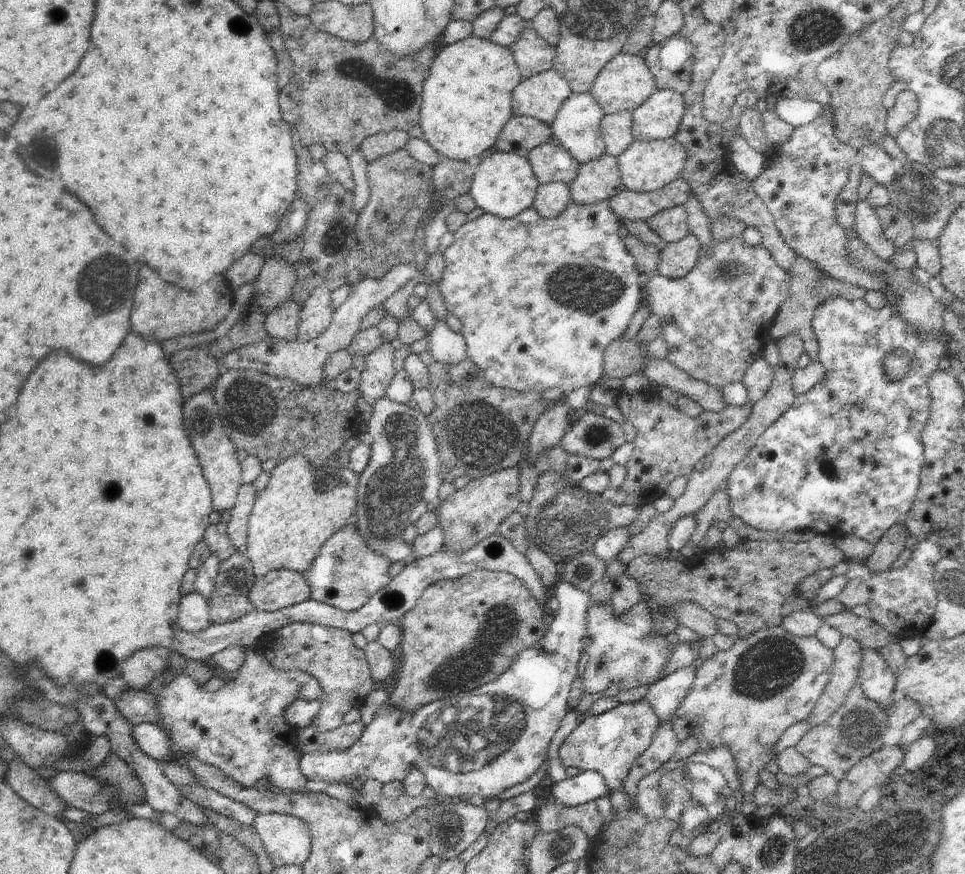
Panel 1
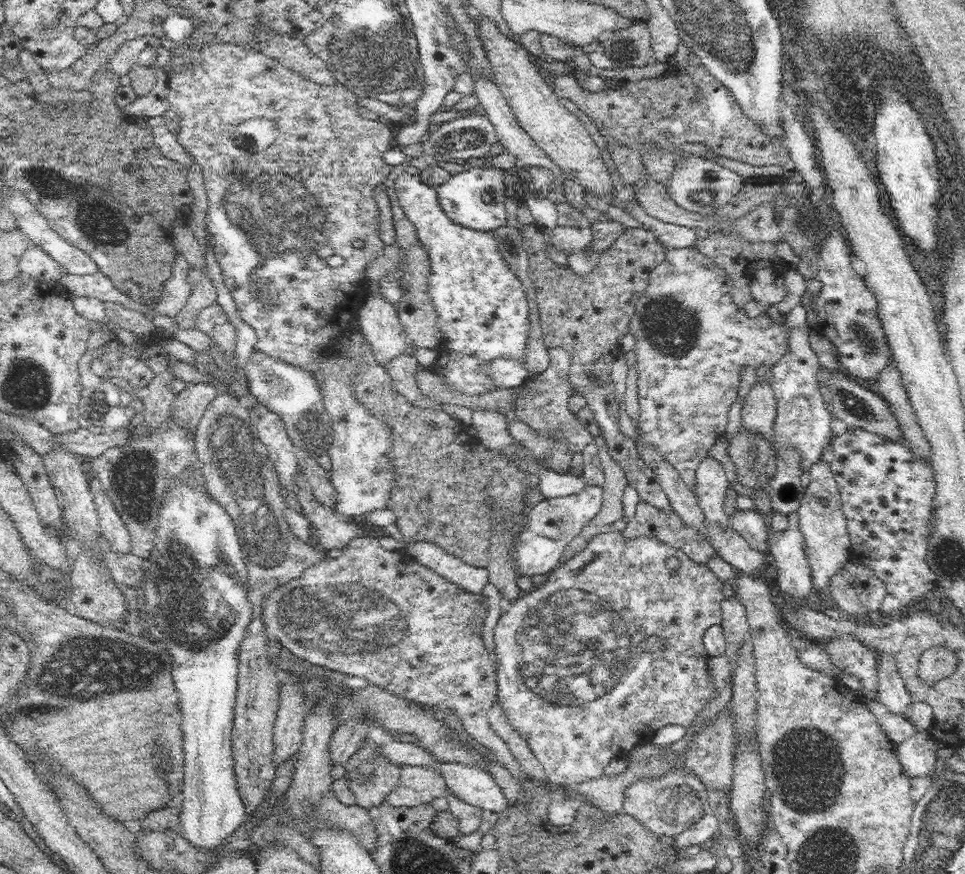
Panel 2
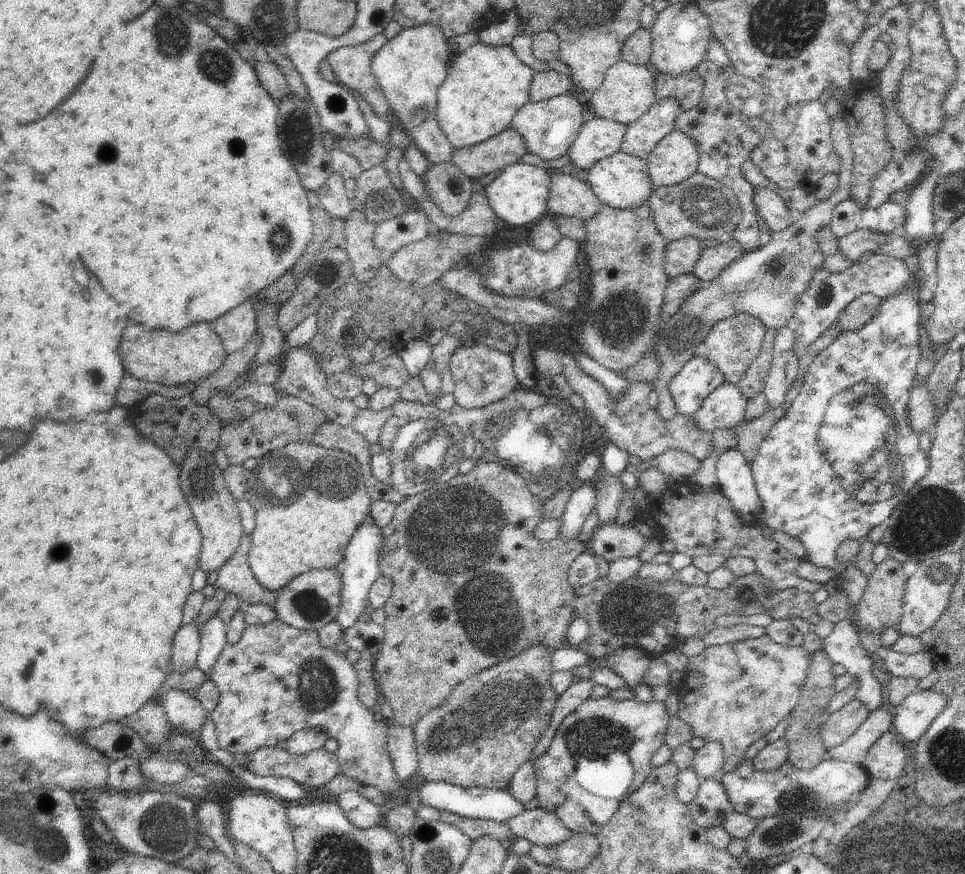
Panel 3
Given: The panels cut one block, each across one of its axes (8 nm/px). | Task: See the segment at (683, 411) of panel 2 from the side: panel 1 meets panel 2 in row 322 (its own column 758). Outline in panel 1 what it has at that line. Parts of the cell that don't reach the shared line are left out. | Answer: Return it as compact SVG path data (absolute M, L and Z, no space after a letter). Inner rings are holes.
M781 624L757 630L745 639L738 639L727 651L709 658L695 672L695 681L686 693L674 718L686 716L692 726L700 726L699 750L708 752L718 745L728 747L734 756L737 780L743 790L741 813L753 817L757 806L753 803L755 790L760 785L758 776L767 768L772 752L781 736L793 724L808 718L824 692L833 668L833 650L816 637L799 637L788 632Z

